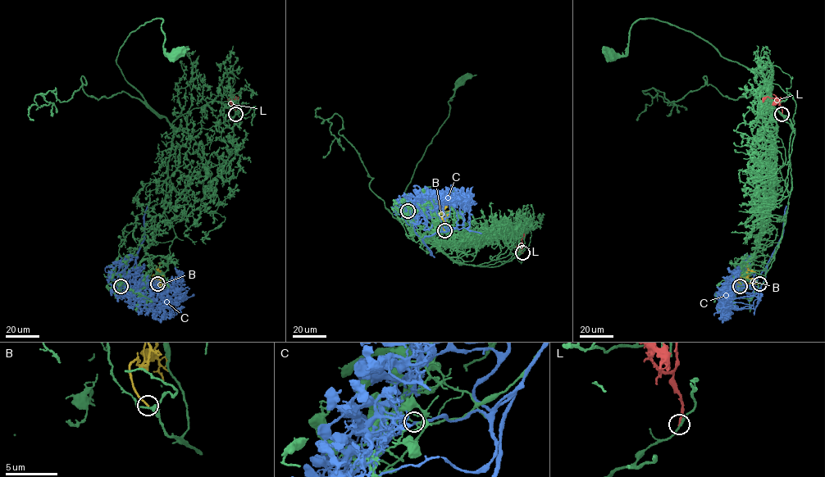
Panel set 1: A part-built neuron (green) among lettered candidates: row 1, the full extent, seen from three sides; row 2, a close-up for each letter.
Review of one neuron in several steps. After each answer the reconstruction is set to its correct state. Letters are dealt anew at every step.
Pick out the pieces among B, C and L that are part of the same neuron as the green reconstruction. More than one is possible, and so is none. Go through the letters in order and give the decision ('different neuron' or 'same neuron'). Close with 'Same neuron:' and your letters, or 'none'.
B: different neuron
C: different neuron
L: different neuron
Same neuron: none

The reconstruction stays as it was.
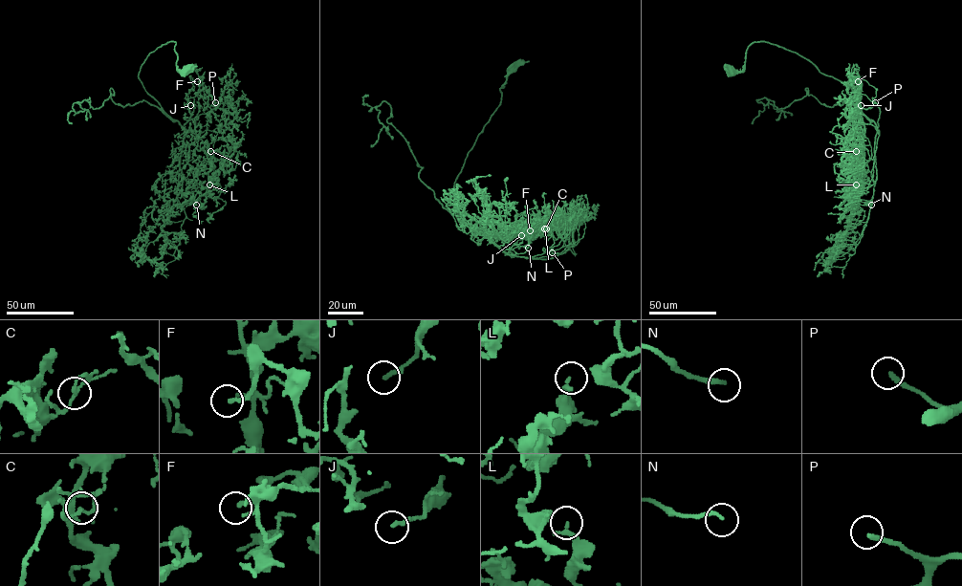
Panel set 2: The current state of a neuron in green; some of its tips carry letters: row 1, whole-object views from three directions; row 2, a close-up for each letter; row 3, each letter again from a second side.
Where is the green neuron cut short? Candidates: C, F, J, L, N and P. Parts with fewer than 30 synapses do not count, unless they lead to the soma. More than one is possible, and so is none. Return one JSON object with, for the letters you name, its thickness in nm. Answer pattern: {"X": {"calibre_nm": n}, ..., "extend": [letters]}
{"N": {"calibre_nm": 200}, "P": {"calibre_nm": 200}, "extend": ["N", "P"]}

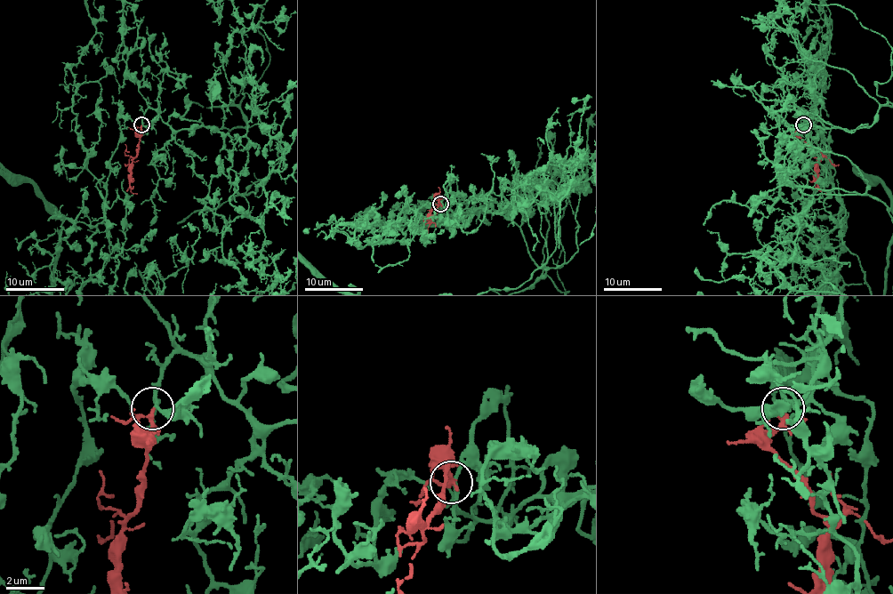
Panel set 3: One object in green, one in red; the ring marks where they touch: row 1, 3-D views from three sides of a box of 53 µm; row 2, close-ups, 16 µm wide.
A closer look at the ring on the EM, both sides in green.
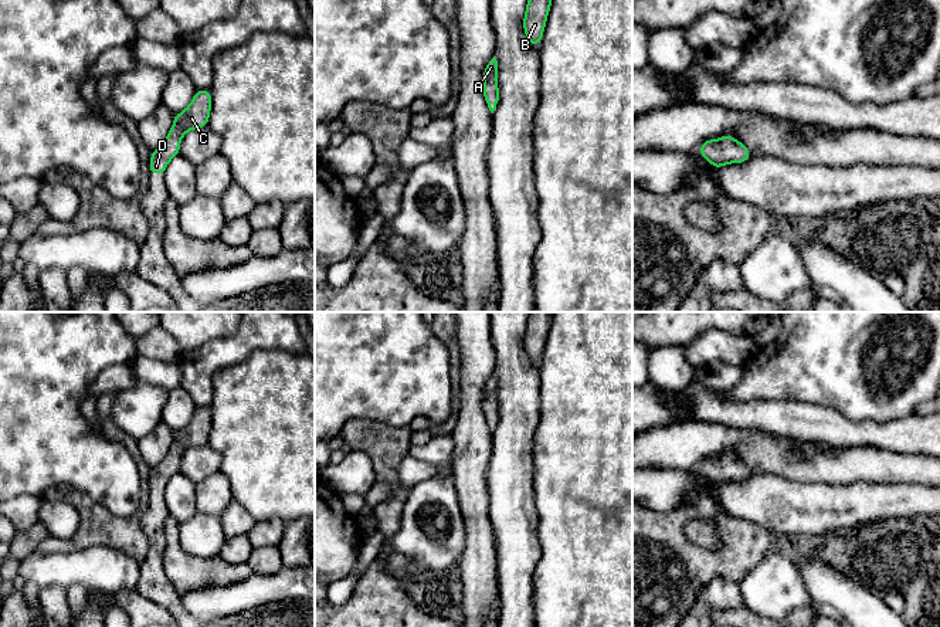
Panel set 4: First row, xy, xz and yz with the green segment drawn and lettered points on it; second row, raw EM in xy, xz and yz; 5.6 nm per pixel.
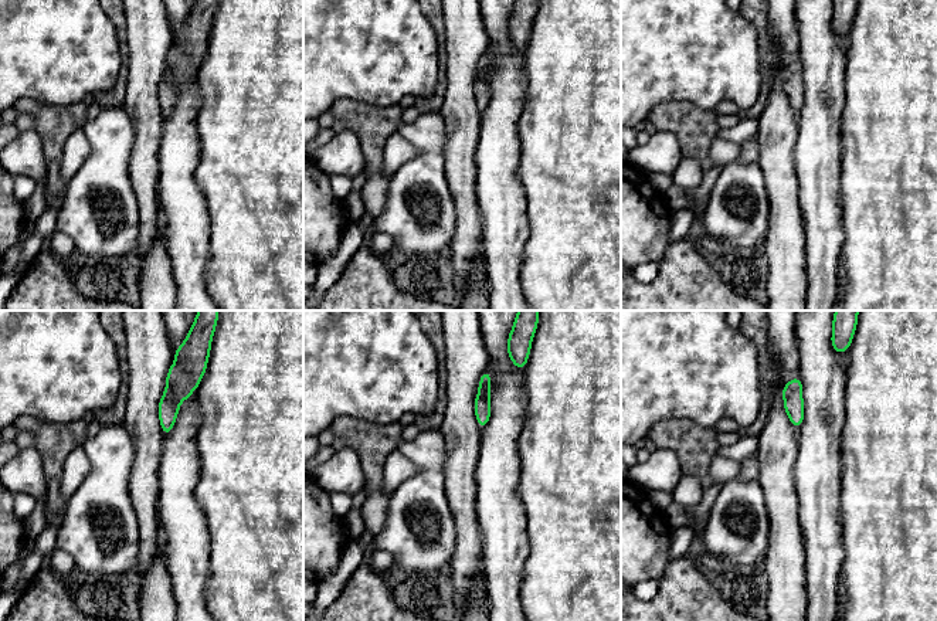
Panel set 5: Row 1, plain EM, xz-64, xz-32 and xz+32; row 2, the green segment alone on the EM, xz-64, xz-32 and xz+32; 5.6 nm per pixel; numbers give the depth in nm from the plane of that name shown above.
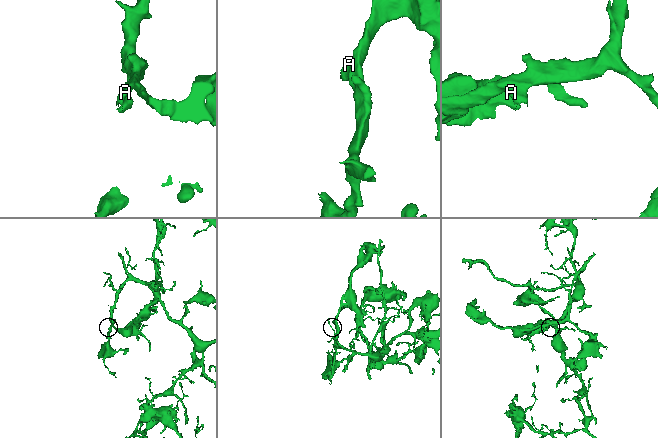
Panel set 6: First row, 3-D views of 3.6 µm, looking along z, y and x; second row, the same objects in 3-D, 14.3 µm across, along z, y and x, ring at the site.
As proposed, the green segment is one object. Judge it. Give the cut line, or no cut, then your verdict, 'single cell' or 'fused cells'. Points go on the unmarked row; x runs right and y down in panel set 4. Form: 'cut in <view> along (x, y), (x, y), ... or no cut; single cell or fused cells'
no cut; single cell

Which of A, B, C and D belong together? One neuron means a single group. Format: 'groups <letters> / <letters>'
groups A B C D

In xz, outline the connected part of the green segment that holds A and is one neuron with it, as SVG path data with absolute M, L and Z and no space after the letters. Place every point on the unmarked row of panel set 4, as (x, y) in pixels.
M495 374L485 383L482 411L489 428L493 431L499 421L498 379Z

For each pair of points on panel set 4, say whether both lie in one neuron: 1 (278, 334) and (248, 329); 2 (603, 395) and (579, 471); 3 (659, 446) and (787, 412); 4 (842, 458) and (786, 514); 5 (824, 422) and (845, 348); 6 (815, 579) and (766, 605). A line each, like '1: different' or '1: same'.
1: same
2: same
3: different
4: different
5: different
6: different

